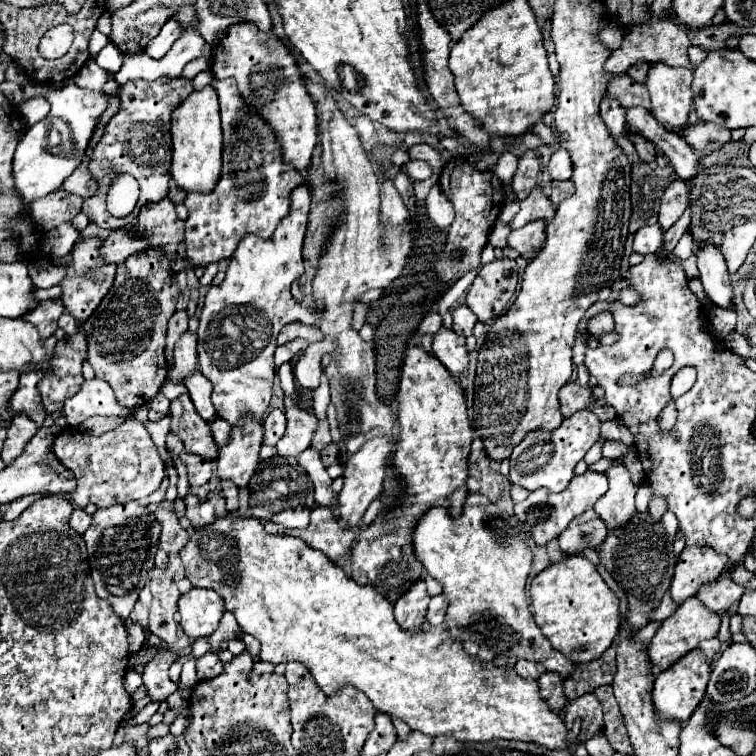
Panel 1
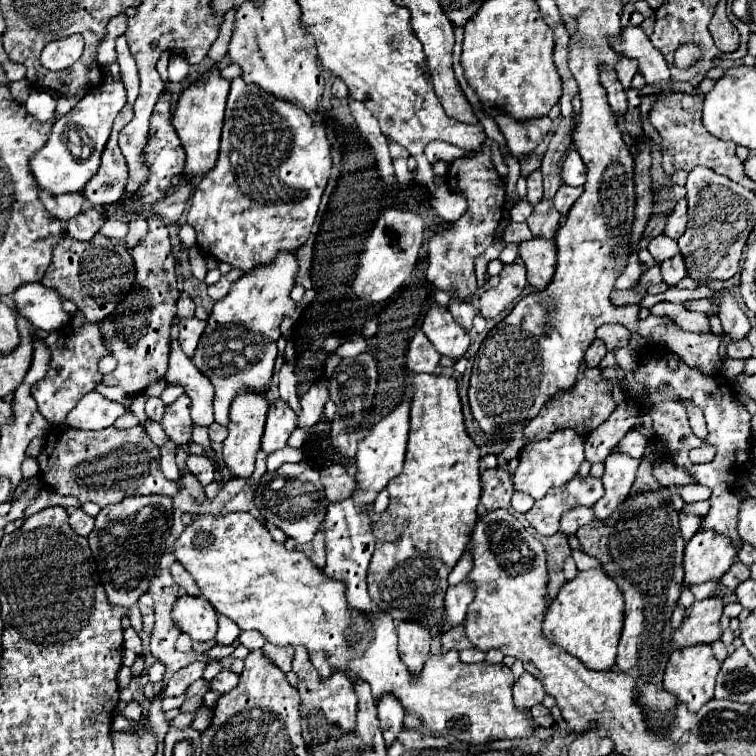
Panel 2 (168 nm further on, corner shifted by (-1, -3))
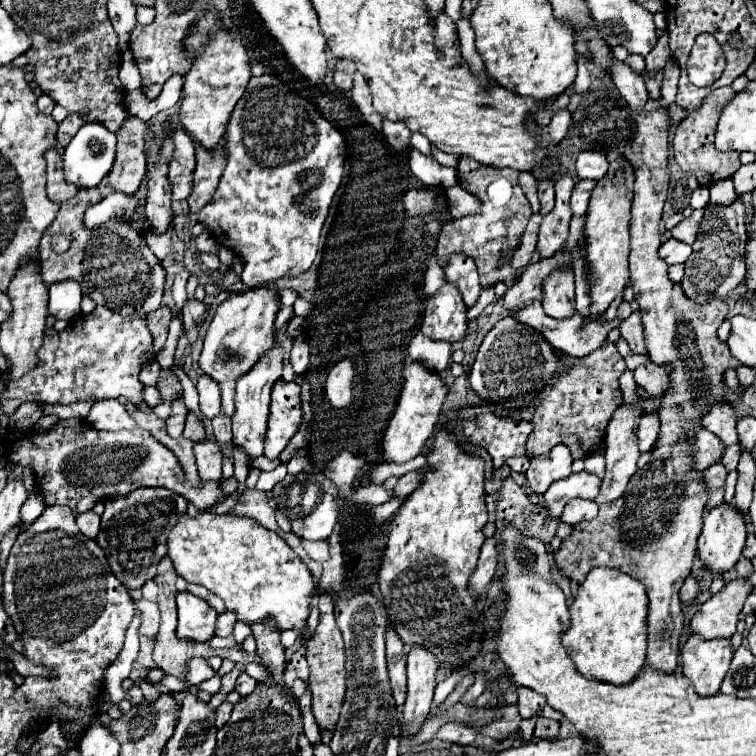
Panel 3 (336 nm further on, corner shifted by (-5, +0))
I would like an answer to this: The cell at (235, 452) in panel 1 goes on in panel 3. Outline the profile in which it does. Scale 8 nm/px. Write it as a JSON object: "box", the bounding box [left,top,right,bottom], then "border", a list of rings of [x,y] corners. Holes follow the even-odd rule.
{"box":[233,345,283,461],"border":[[[275,345],[267,353],[267,357],[259,359],[259,363],[247,375],[243,375],[243,379],[239,379],[239,383],[237,383],[235,415],[233,415],[233,445],[237,445],[241,451],[245,451],[251,461],[255,461],[259,455],[263,455],[271,389],[281,379],[281,369],[283,369],[281,361],[283,361],[283,349],[279,345]]]}

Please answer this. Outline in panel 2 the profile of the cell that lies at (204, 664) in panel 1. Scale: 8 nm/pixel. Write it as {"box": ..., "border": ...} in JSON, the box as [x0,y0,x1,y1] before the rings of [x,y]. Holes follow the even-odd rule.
{"box":[211,670,239,694],"border":[[[221,670],[213,680],[211,680],[211,690],[219,692],[219,694],[227,694],[231,688],[235,688],[239,684],[239,676],[235,672],[229,670]]]}

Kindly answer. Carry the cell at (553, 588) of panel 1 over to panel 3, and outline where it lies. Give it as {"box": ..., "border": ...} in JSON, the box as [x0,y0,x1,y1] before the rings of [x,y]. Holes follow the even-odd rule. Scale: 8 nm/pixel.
{"box":[563,569,647,683],"border":[[[591,569],[587,579],[579,585],[579,591],[569,605],[571,623],[569,629],[563,631],[563,647],[567,649],[571,661],[575,661],[577,669],[587,675],[587,679],[599,679],[607,683],[629,683],[635,679],[635,675],[643,669],[645,663],[645,649],[647,649],[647,595],[645,587],[633,579],[627,577],[619,569]]]}

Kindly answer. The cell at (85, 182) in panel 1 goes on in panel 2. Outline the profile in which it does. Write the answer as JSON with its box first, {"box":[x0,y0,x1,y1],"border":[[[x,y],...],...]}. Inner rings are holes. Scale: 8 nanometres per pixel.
{"box":[83,104,133,206],"border":[[[125,104],[125,108],[117,114],[113,122],[113,132],[111,138],[103,150],[101,156],[101,166],[99,172],[87,182],[83,194],[93,206],[107,206],[107,204],[117,204],[123,194],[125,194],[125,184],[127,184],[127,162],[119,150],[117,136],[127,122],[133,118],[133,106]]]}

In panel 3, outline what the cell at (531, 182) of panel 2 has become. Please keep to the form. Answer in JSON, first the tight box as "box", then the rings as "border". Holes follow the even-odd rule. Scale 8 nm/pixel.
{"box":[537,181,555,215],"border":[[[539,181],[537,195],[539,195],[539,201],[541,201],[541,215],[545,215],[547,211],[551,211],[553,199],[555,199],[555,193],[553,193],[553,181]]]}

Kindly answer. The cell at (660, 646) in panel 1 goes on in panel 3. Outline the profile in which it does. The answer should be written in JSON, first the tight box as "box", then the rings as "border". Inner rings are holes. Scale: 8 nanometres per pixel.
{"box":[689,579,751,639],"border":[[[747,579],[727,583],[697,609],[689,623],[689,633],[703,639],[729,639],[735,633],[739,613],[749,593],[751,587],[747,587]]]}

